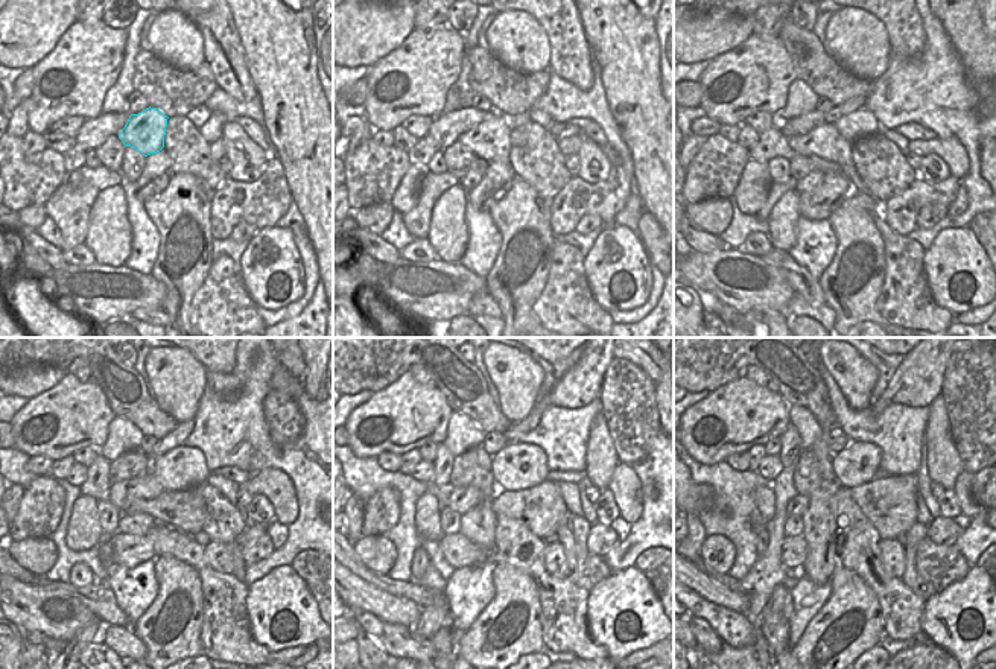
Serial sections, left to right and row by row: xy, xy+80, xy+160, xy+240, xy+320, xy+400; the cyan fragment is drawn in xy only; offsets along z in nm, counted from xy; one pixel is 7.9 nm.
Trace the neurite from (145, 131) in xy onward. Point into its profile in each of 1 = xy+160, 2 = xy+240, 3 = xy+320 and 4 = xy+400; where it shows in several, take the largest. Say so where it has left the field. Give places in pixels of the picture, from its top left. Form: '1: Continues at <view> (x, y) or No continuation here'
1: Continues at xy+160 (824, 142)
2: Continues at xy+240 (122, 494)
3: Continues at xy+320 (463, 499)
4: Continues at xy+400 (799, 504)

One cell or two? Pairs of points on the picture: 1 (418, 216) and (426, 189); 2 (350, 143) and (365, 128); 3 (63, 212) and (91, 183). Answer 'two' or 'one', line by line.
1: one
2: one
3: one

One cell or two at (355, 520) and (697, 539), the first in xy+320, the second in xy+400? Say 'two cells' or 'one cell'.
one cell

